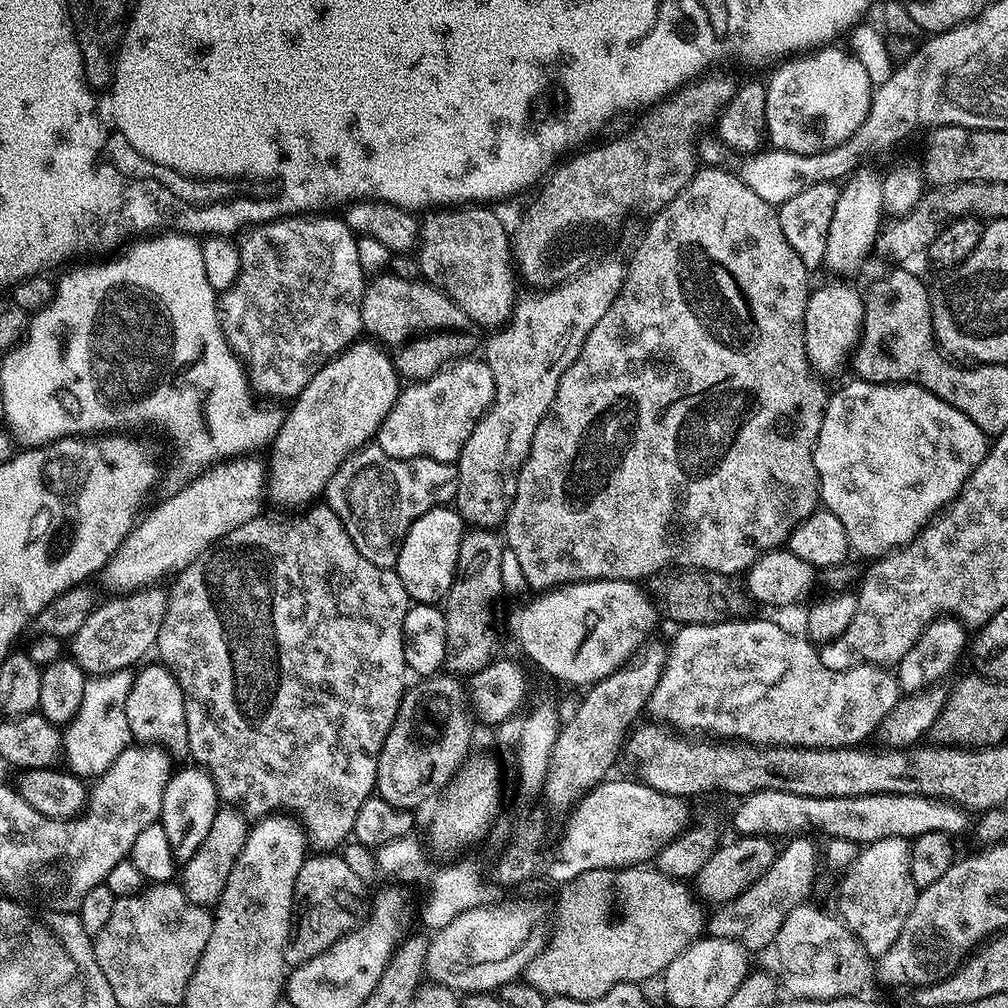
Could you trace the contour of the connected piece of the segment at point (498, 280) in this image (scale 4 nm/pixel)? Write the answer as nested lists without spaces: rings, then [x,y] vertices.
[[[444,206],[423,217],[418,241],[420,273],[427,283],[439,286],[481,329],[499,330],[512,318],[518,303],[512,245],[509,229],[504,229],[500,216],[488,206]]]

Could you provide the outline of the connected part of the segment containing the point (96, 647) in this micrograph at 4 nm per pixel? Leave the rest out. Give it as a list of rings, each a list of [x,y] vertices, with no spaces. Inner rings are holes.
[[[160,586],[116,594],[108,599],[112,600],[97,603],[86,622],[82,622],[70,637],[71,659],[92,678],[111,676],[114,672],[131,669],[131,664],[139,665],[145,659],[143,656],[155,649],[158,630],[162,630],[162,618],[166,618],[168,594]]]

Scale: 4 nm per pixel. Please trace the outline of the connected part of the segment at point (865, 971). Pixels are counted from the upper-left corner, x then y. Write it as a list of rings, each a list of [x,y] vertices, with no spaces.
[[[805,902],[794,907],[778,930],[772,950],[776,952],[776,964],[779,983],[787,995],[803,1000],[833,1000],[838,997],[857,995],[872,974],[872,960],[862,946],[860,940],[844,924],[839,917],[828,913]]]

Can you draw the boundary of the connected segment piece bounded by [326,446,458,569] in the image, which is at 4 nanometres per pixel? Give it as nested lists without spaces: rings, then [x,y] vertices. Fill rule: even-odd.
[[[365,446],[349,456],[330,478],[326,503],[338,514],[362,558],[370,558],[374,566],[395,569],[404,535],[412,523],[432,508],[451,505],[457,490],[455,463],[438,462],[429,456],[399,460],[390,458],[381,448]]]

